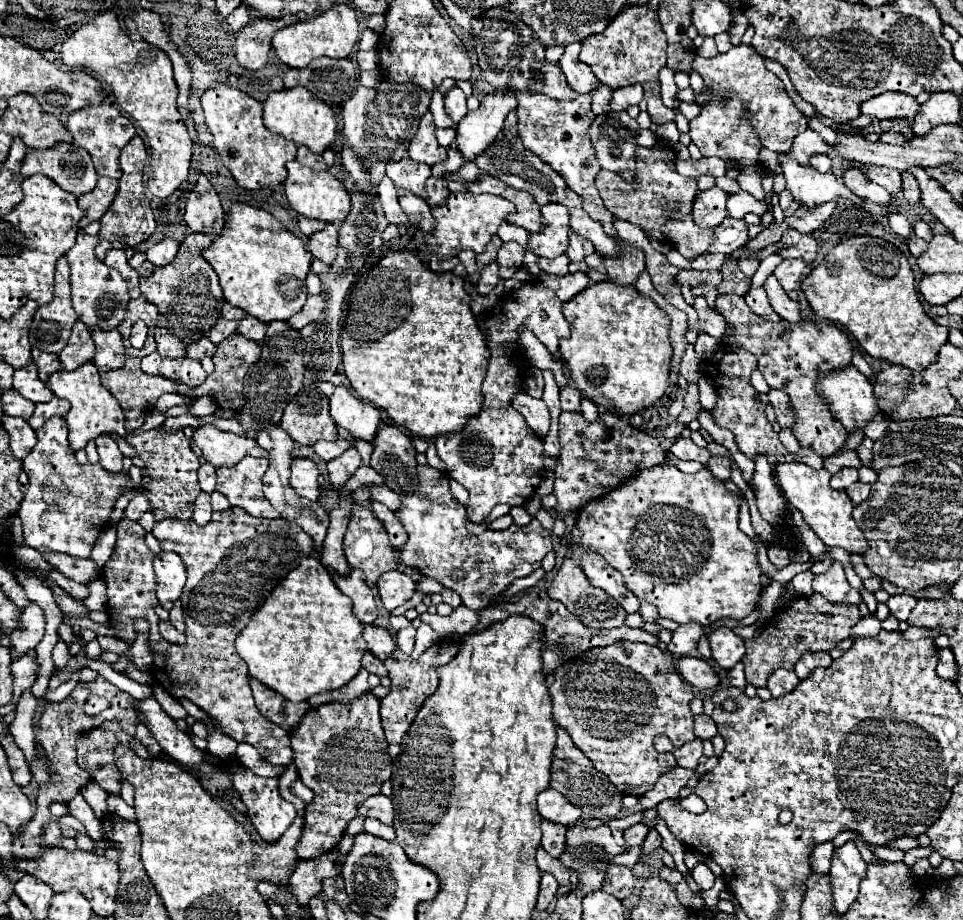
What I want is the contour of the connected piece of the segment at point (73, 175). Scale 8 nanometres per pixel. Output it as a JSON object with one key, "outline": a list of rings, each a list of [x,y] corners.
{"outline":[[[57,143],[45,151],[31,149],[23,159],[21,175],[31,177],[35,173],[53,179],[61,189],[73,195],[89,193],[97,183],[91,155],[71,143]]]}

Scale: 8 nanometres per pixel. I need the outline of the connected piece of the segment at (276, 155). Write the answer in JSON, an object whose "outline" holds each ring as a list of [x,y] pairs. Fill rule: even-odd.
{"outline":[[[219,85],[217,89],[209,89],[203,93],[201,105],[205,111],[207,125],[215,137],[215,149],[239,187],[257,191],[269,185],[283,183],[283,179],[287,177],[285,163],[295,159],[297,145],[265,129],[261,121],[263,105],[259,101],[239,89]]]}

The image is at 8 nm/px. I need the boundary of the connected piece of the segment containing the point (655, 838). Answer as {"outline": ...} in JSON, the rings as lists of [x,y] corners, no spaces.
{"outline":[[[651,829],[649,835],[647,835],[647,839],[643,841],[643,855],[651,853],[651,851],[655,851],[659,847],[661,847],[661,837],[659,837],[659,833],[655,829]]]}

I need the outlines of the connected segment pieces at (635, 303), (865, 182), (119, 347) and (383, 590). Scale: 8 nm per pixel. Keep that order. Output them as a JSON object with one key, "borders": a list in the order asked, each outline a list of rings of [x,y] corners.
{"borders":[[[[603,281],[589,285],[585,291],[575,295],[575,299],[563,303],[563,315],[571,327],[571,337],[561,339],[559,355],[583,397],[591,399],[595,405],[605,407],[607,411],[615,409],[619,415],[633,415],[651,407],[665,395],[669,385],[671,363],[671,319],[651,299],[641,297],[633,285],[617,285],[611,281]]],[[[851,165],[845,173],[843,173],[843,181],[845,185],[861,199],[869,199],[877,205],[891,205],[893,197],[889,191],[885,191],[881,185],[873,183],[867,179],[867,175],[861,171],[859,165]]],[[[95,329],[91,337],[93,337],[95,349],[97,349],[93,363],[97,365],[97,369],[101,373],[123,367],[123,363],[125,363],[125,347],[123,347],[123,339],[121,339],[117,329],[115,331]]],[[[387,571],[377,583],[383,607],[391,613],[395,607],[409,601],[415,593],[415,581],[401,571]]]]}

